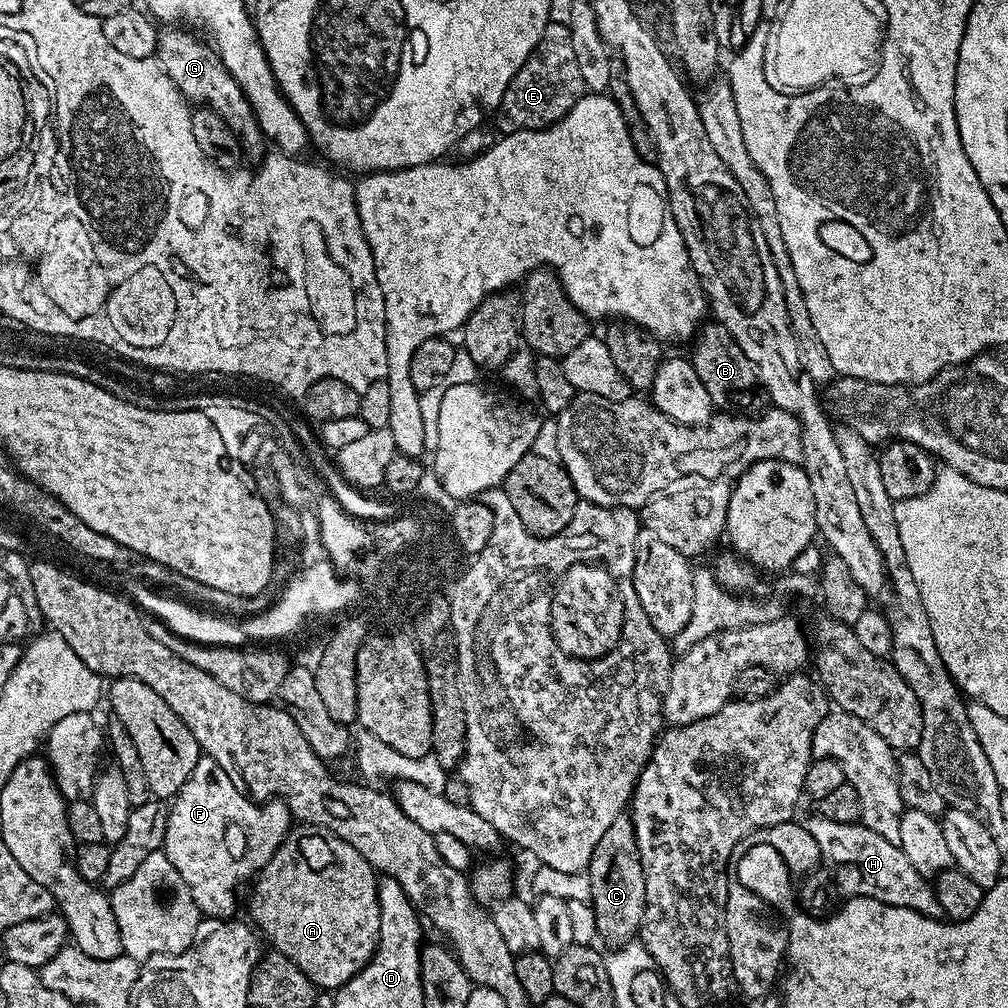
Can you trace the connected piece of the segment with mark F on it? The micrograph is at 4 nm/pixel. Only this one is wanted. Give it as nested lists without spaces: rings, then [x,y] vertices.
[[[201,755],[194,770],[190,770],[190,778],[186,778],[182,790],[171,801],[162,850],[166,858],[174,862],[174,870],[182,874],[182,882],[190,886],[194,902],[201,913],[208,918],[228,918],[235,913],[232,911],[236,908],[236,891],[240,884],[246,883],[248,879],[251,881],[268,865],[270,858],[288,835],[293,820],[294,817],[283,800],[257,802],[249,798],[234,777],[226,774],[222,766],[218,766],[218,762]]]

